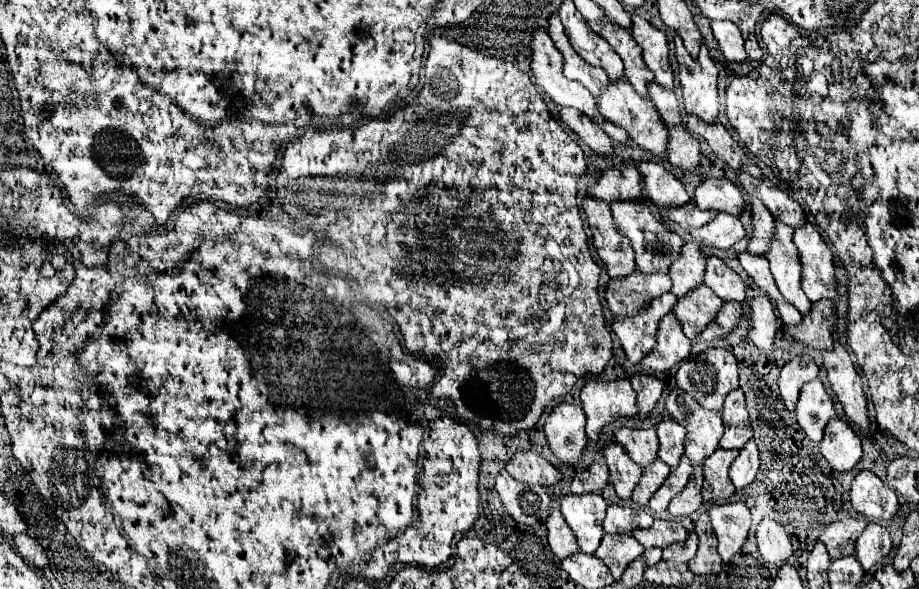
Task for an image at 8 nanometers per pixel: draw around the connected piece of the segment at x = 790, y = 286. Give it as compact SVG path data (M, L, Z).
M777 223L767 259L781 295L801 313L807 313L811 309L811 301L801 289L801 259L793 245L793 227Z

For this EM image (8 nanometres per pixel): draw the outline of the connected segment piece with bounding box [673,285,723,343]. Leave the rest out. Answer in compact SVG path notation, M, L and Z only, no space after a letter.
M705 285L701 289L695 289L691 295L681 297L677 305L673 307L673 313L683 323L683 333L691 343L697 343L701 331L717 313L721 311L723 301Z

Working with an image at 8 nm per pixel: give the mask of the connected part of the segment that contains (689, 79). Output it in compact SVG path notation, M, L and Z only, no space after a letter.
M675 37L675 57L679 63L679 81L683 87L683 101L685 101L685 109L691 115L697 115L699 119L703 119L705 123L717 123L719 121L719 99L717 99L717 67L707 51L705 45L701 45L701 53L699 59L693 59L685 47L681 37Z

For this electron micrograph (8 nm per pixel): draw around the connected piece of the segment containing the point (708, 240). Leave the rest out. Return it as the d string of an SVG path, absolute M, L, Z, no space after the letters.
M719 213L707 225L691 231L691 237L697 243L703 243L707 247L717 247L717 249L731 249L745 235L747 233L745 233L739 217L733 217L729 213Z

